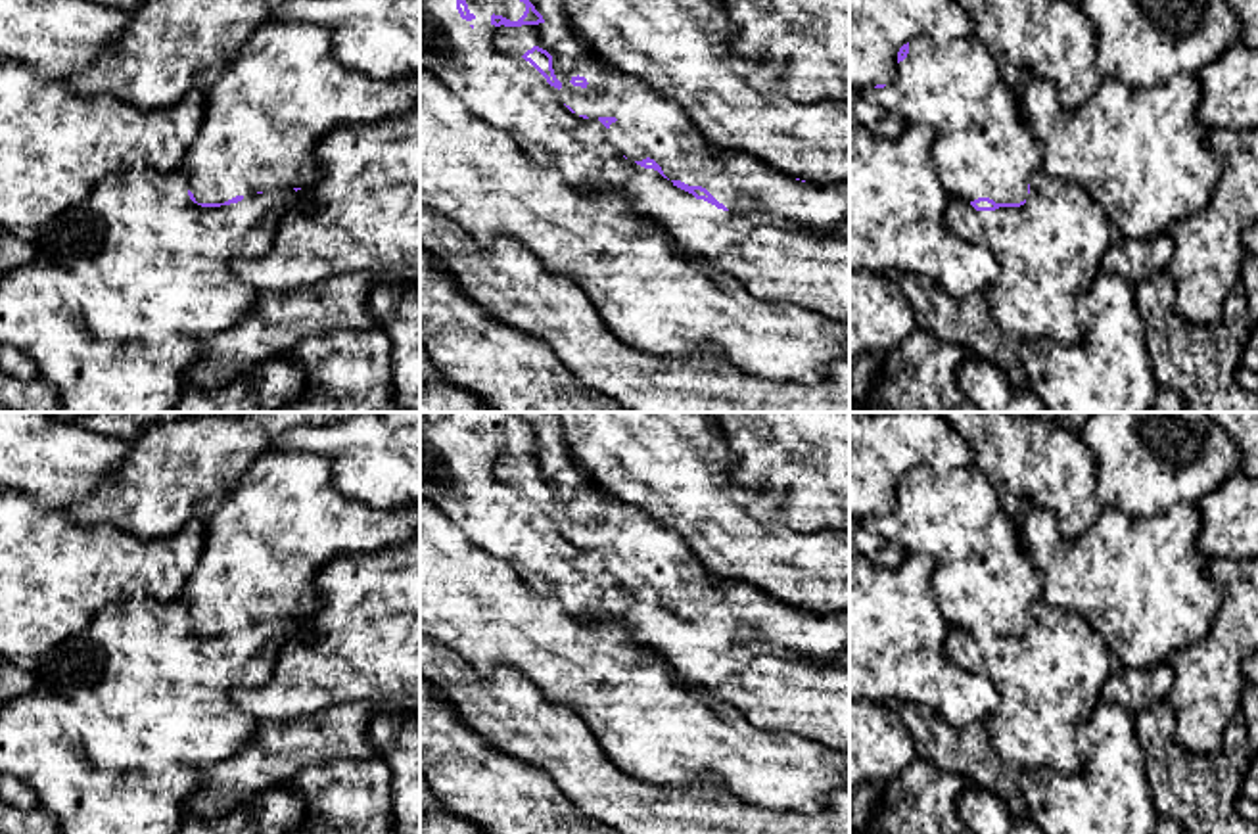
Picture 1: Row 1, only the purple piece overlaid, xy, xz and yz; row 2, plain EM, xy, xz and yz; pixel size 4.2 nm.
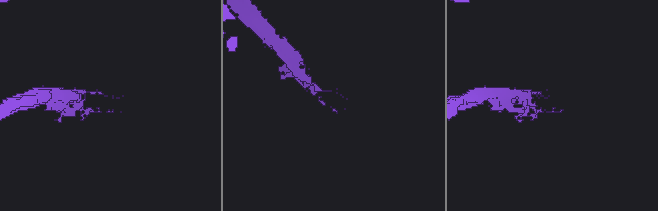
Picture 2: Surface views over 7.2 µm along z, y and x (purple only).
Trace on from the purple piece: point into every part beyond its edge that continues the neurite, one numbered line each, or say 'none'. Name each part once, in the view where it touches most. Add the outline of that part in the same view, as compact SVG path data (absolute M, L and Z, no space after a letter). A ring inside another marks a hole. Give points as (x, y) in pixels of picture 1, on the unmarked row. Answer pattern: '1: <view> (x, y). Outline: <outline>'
1: xz (649, 555). Outline: M560 452L501 454L495 474L516 487L522 487L533 475L547 479L552 485L554 504L562 512L560 527L566 535L577 544L617 548L610 554L610 569L621 585L629 591L654 589L669 610L706 617L729 640L775 642L815 663L834 663L850 644L850 612L802 612L750 583L710 573L673 531L652 520L644 510L604 491Z

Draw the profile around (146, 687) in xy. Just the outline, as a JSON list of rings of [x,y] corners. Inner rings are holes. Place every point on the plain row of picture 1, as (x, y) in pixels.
[[[136,592],[125,602],[107,604],[81,633],[29,665],[36,690],[79,707],[84,752],[92,765],[128,771],[151,759],[173,759],[199,769],[240,753],[257,734],[259,721],[232,702],[232,690],[267,684],[282,644],[301,629],[301,621],[278,617],[245,625],[238,633],[201,637],[190,629],[180,600],[159,602],[146,592]]]

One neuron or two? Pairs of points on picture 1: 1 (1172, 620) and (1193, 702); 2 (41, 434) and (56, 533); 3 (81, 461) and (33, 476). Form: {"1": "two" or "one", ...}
{"1": "two", "2": "two", "3": "one"}

